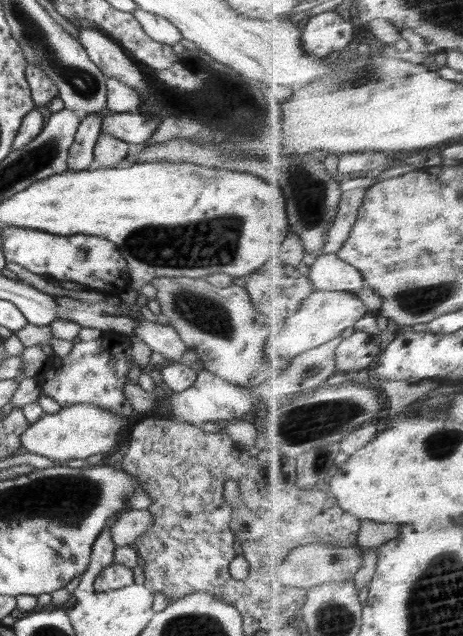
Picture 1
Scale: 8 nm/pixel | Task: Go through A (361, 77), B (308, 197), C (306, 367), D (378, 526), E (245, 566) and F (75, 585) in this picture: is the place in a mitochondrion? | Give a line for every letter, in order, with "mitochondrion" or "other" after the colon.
A: mitochondrion
B: mitochondrion
C: other
D: other
E: other
F: other

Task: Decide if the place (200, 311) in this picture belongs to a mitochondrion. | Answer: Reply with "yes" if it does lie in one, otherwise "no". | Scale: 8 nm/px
yes

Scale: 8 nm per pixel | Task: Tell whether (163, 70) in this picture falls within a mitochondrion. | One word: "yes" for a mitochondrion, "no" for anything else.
no

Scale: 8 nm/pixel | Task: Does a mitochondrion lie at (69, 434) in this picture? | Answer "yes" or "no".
no

